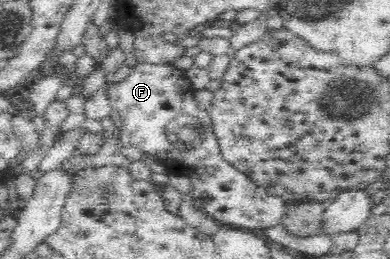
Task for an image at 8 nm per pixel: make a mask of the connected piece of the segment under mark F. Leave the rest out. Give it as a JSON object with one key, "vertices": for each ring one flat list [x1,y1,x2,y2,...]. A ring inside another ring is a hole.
{"vertices":[[138,61,133,68,131,68,131,72,129,75,121,82,107,82,103,86,103,93,107,95,107,99,109,99,109,103,111,103,111,108,113,111,113,117,117,121,117,123,122,124,120,128,120,135,119,135,119,144,125,146,133,146,138,147,141,152,143,152,144,156,146,156,147,152,155,152,156,156,158,155,158,160,162,162,163,165,167,165,169,171,174,171,178,174,186,175,191,180,192,186,192,193,197,197,201,198,202,202,202,211,206,211,209,215,216,218,218,224,229,226,232,228,241,228,244,230,254,230,260,231,262,229,271,228,271,226,277,226,277,224,281,224,285,215,287,214,287,203,273,195,269,195,269,192,264,188,257,187,247,175,243,172,239,172,237,169,233,168,233,166,229,165,229,163,225,162,223,159,223,155,221,155,221,151,219,151,219,147,217,144,217,137,215,136,212,121,208,116,206,110,201,110,198,106,197,102,194,99,194,92,196,89,191,84,191,81,186,77,185,71,177,69,173,64,157,64,156,62,145,62],[177,153,185,154,184,163,179,163,175,161,172,156,176,155]]}

